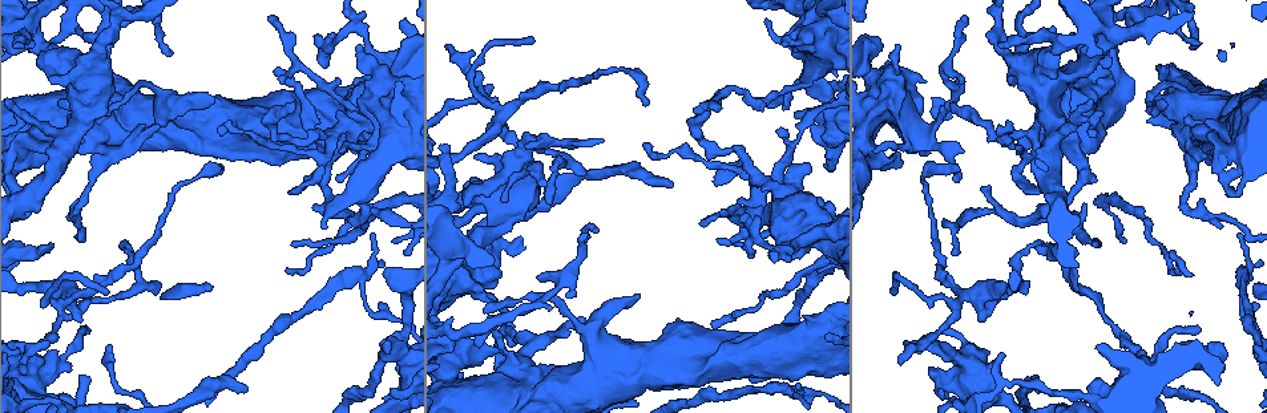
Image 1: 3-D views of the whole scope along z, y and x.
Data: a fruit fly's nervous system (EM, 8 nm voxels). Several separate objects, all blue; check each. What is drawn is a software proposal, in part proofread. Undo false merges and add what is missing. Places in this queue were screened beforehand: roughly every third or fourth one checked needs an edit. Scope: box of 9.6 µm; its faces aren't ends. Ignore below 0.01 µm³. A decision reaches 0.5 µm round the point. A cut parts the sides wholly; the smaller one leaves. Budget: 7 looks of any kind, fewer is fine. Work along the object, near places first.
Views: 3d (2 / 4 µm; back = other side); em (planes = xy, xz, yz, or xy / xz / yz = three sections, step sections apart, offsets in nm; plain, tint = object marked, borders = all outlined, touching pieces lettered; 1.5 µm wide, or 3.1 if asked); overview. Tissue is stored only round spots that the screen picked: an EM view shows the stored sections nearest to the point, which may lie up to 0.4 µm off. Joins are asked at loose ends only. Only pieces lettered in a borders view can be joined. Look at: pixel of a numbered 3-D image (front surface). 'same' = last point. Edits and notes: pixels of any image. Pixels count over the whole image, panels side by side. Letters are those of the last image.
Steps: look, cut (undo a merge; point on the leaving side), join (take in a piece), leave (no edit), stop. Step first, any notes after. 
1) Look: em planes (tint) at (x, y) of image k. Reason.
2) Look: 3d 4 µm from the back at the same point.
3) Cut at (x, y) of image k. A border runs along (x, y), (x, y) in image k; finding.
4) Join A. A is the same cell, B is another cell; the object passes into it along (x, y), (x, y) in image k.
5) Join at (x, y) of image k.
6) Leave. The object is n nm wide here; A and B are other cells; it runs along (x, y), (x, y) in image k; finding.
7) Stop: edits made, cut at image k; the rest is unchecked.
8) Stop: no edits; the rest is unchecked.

Look: em planes (borders) at (569, 324) of image 1. Thick turns thin.

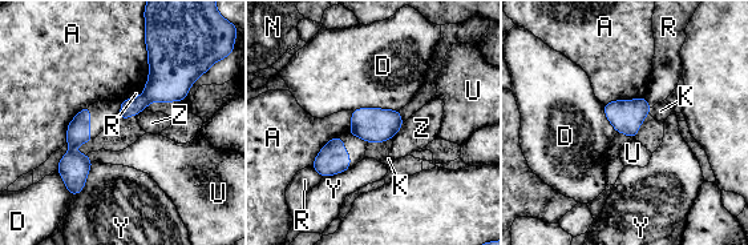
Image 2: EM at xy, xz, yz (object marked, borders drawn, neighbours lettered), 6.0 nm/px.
Leave. The object is 90 nm wide here; the longest contact is with D, 280 nm; A, D, K, N, R, U, Y and Z are other cells; all the same neuron.

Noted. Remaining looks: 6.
Look: 3d 2 µm at (156, 20) of image 1. Abrupt turn.

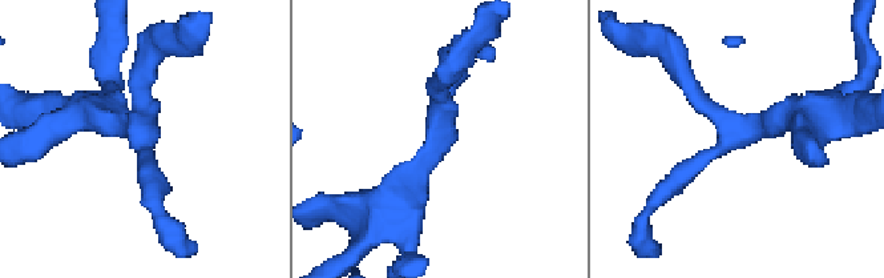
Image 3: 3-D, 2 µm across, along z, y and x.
Look: em yz step 4 (borders) at (440, 130) of image 3.

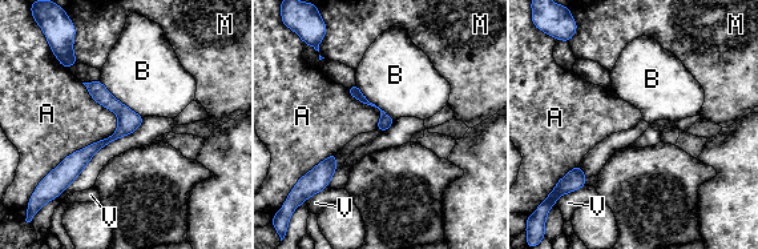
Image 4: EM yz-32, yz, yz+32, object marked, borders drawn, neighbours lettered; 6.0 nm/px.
Look: em planes (borders) at the same point.

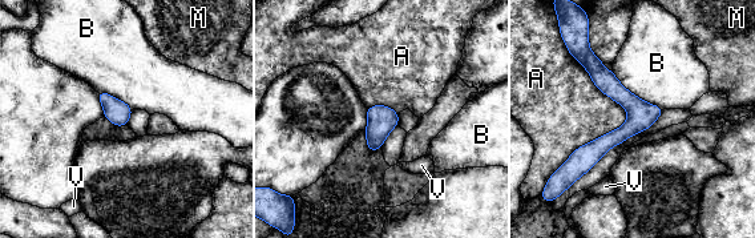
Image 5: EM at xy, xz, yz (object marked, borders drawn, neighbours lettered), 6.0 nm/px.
Leave. The longest contact is with A, 700 nm; A, B, M and V are other cells; a border runs along (568, 52), (626, 120), (561, 165) in image 5; continuous, no second neuron.

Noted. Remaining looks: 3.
Look: em xy step 8 (tint) at (927, 168) of image 1. Thick turns thin.

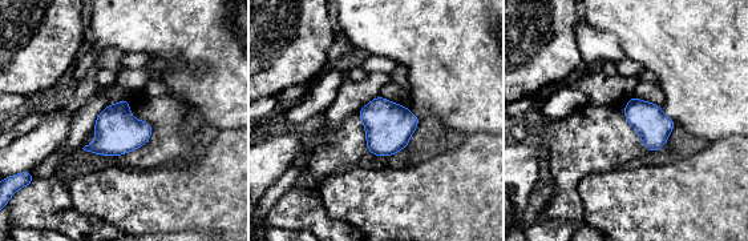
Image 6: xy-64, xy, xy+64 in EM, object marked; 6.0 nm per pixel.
Look: em planes (borders) at the same point.

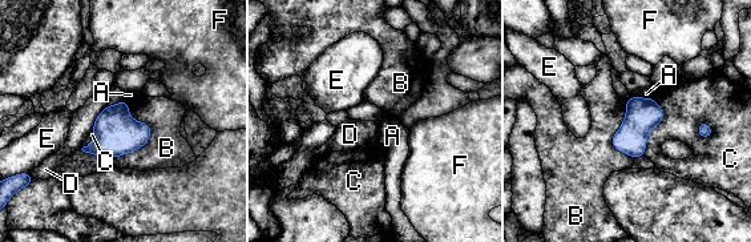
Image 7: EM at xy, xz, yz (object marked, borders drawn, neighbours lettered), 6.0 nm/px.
Leave. The object is 200 nm wide here; the longest contact is with B, 360 nm; A, B, C, D, E and F are other cells; all the same neuron.

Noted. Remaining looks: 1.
Stop: no edits; the rest is unchecked.

